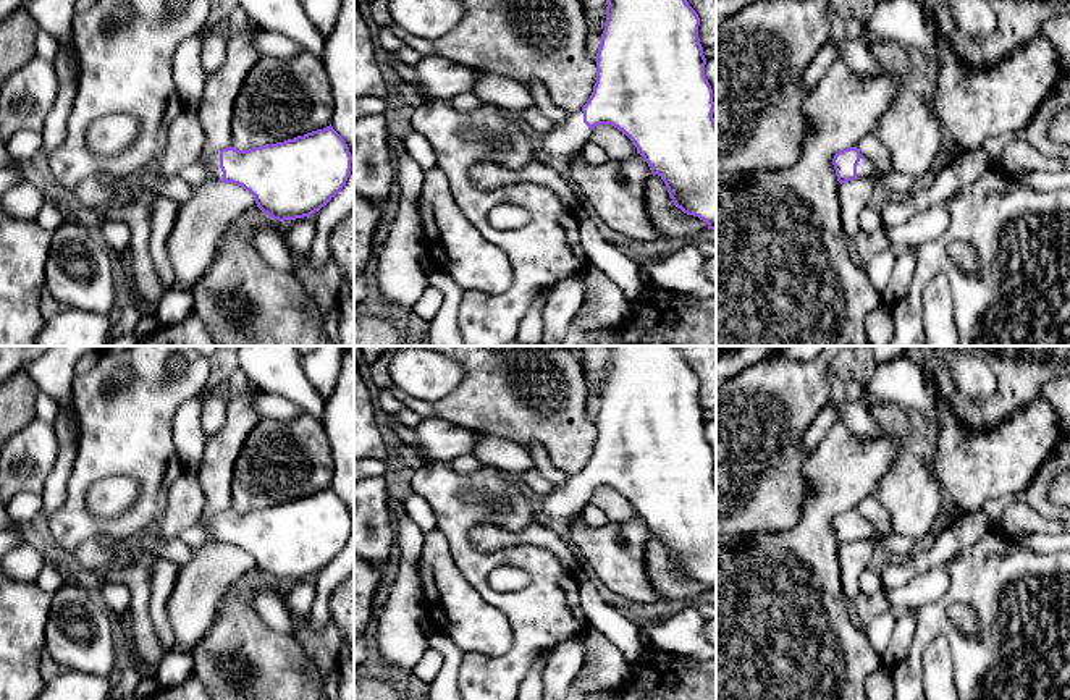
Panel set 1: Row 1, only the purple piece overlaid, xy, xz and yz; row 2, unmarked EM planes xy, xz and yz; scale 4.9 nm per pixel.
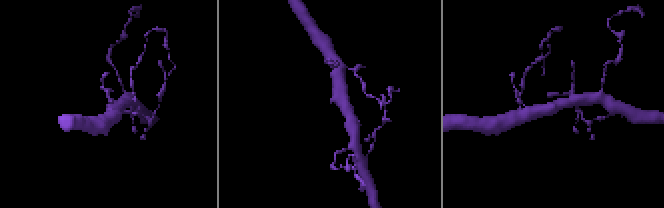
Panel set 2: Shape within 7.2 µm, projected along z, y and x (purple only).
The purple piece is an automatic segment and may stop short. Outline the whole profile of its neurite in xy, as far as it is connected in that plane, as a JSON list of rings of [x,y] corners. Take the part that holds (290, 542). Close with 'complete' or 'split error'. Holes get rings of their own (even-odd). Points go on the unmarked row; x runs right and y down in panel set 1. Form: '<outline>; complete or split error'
[[[326,488],[249,512],[221,511],[205,532],[212,542],[249,553],[257,569],[273,582],[310,579],[346,546],[352,517],[346,503]]]; split error

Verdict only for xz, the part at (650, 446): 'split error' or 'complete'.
split error

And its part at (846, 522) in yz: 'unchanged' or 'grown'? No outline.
grown

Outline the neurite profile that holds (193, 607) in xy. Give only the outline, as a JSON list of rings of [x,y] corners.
[[[207,542],[179,567],[168,601],[168,619],[181,650],[194,648],[207,635],[223,598],[254,567],[257,566],[249,553],[217,542]]]

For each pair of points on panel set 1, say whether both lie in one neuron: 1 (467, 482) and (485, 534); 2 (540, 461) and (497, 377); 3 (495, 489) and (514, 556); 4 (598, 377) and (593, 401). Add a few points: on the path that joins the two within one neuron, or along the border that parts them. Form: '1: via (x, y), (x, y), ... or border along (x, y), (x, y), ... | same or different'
1: border along (519, 527), (476, 524), (471, 529), (469, 543) | different
2: border along (524, 446), (537, 442), (558, 469) | different
3: via (479, 513), (464, 527), (464, 545), (487, 556) | same
4: via (595, 383), (593, 395) | same

